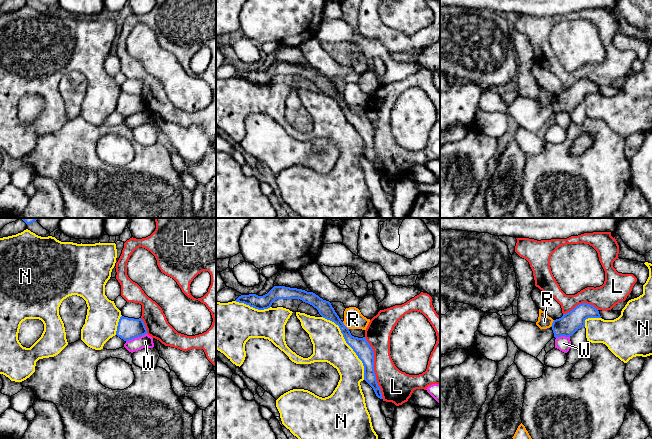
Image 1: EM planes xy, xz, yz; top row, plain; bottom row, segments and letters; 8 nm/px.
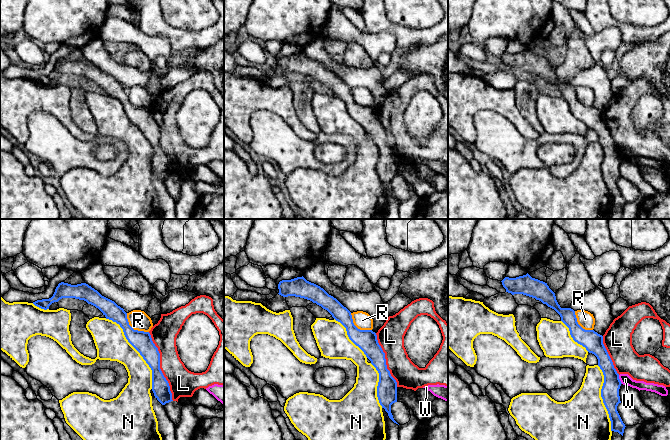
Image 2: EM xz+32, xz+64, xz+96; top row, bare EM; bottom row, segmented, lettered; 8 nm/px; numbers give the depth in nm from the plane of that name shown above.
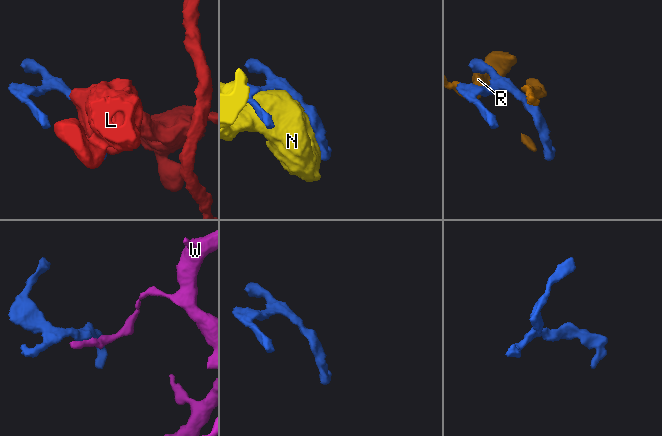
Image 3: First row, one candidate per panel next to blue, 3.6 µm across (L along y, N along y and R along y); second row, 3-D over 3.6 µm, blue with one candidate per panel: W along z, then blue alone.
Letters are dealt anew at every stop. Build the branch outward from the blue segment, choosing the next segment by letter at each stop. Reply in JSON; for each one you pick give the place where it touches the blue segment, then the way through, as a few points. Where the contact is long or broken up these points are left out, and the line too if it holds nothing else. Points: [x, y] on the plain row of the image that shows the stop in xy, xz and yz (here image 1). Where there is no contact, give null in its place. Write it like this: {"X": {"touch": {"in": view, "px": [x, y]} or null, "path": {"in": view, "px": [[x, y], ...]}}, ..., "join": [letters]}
{"join": []}

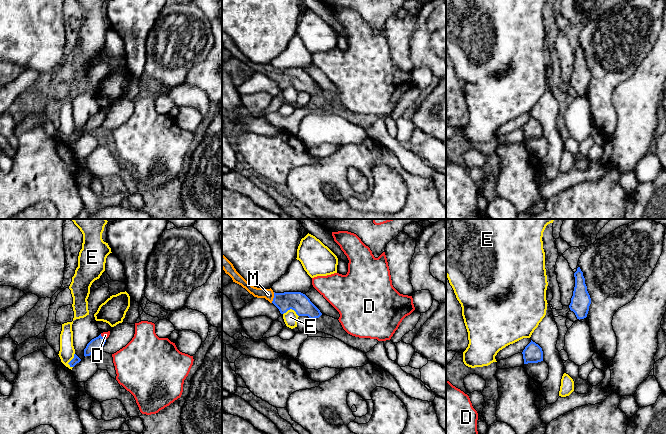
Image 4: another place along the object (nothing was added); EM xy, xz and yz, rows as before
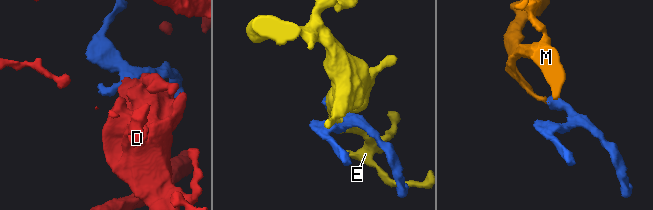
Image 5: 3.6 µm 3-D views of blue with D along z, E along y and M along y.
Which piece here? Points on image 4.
{"M": {"touch": {"in": "xz", "px": [274, 73]}, "path": {"in": "xz", "px": [[300, 79], [274, 73], [268, 70]]}}, "join": ["M"]}

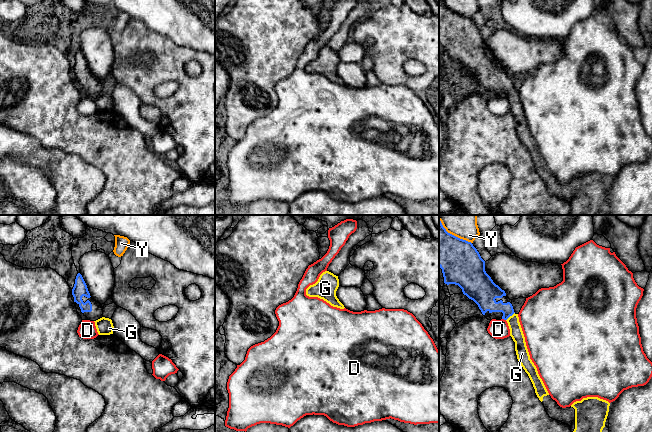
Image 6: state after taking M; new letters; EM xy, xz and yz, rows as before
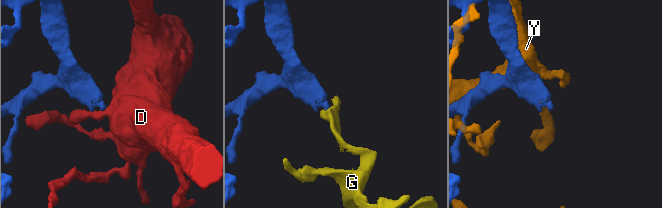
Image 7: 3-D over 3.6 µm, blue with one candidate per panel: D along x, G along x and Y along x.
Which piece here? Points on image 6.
{"G": {"touch": {"in": "yz", "px": [510, 91]}, "path": {"in": "yz", "px": [[485, 73], [510, 91], [516, 109]]}}, "join": ["G"]}

